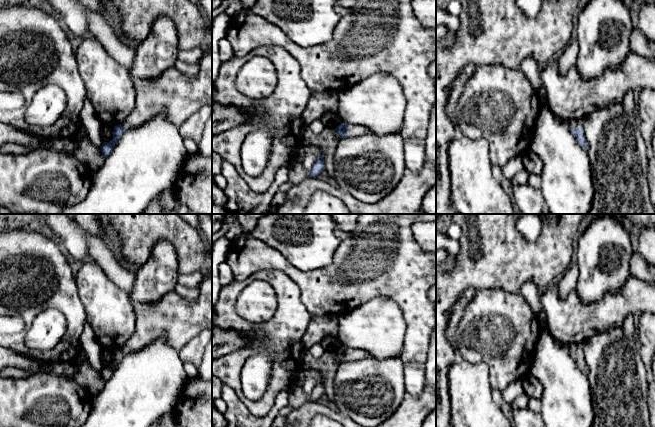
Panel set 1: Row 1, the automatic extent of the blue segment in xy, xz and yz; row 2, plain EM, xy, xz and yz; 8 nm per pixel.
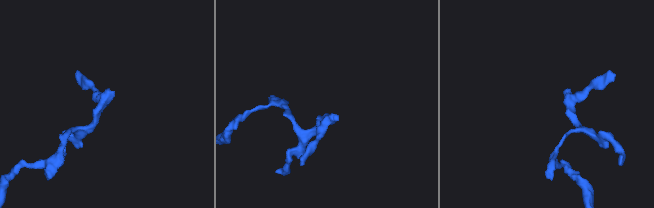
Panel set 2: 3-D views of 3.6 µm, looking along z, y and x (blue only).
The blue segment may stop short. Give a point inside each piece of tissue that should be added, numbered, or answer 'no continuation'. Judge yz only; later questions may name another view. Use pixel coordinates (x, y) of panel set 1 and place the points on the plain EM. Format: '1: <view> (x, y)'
1: yz (573, 347)

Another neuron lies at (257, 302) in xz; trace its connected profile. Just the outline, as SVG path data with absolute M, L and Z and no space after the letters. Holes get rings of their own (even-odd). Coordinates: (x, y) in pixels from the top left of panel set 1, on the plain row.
M254 280L238 295L235 309L239 316L251 323L270 320L277 308L273 287L263 280Z

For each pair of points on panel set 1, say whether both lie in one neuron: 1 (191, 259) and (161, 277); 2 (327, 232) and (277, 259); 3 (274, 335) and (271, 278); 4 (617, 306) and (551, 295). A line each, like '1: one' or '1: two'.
1: two
2: two
3: one
4: one

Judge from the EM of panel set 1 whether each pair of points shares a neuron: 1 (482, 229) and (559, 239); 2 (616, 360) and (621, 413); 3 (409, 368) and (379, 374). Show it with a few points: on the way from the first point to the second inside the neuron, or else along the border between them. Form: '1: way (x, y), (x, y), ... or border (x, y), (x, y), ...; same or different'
1: way (501, 247), (540, 247); same
2: way (617, 373), (620, 400); same
3: border (403, 363), (404, 390), (406, 392); different

